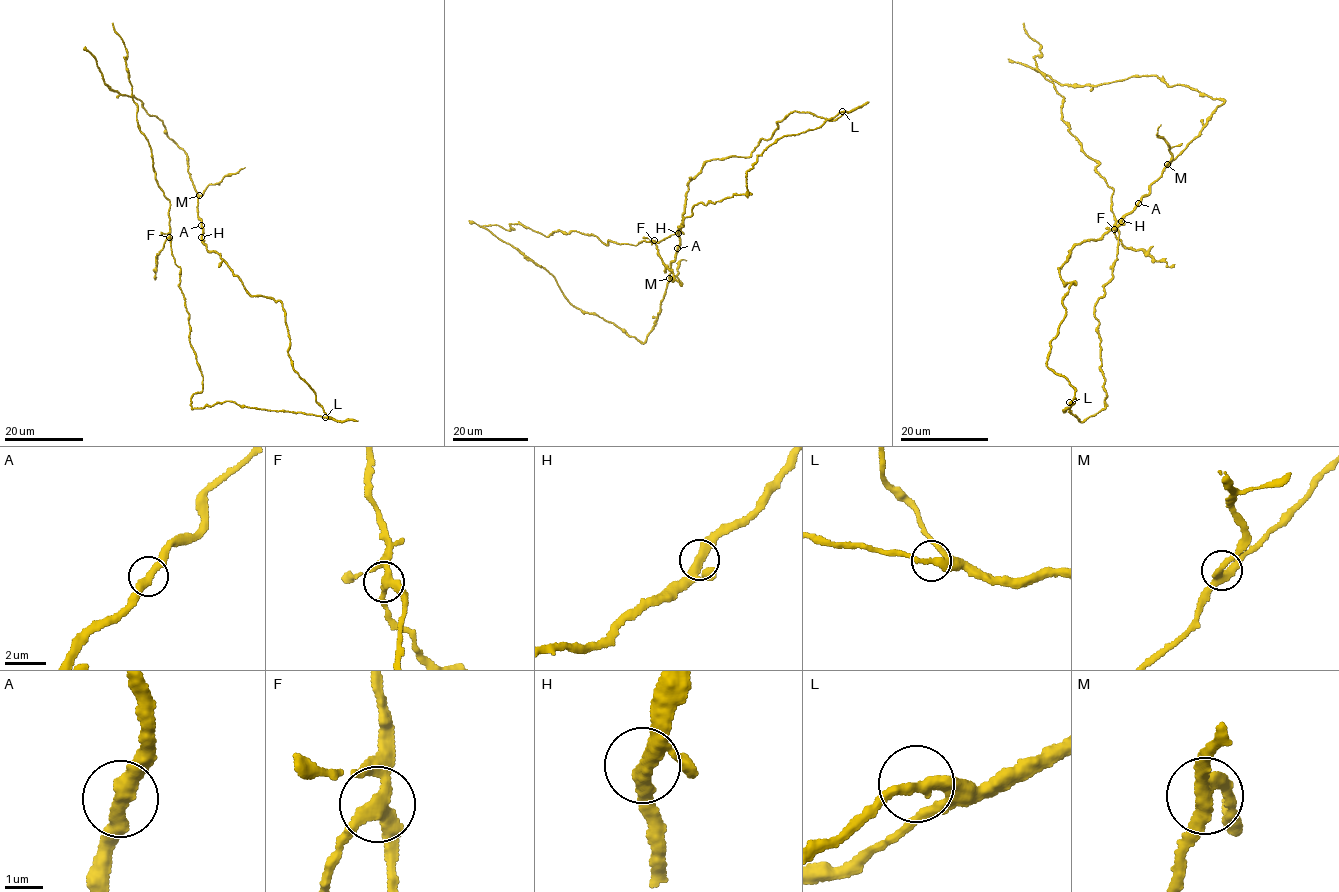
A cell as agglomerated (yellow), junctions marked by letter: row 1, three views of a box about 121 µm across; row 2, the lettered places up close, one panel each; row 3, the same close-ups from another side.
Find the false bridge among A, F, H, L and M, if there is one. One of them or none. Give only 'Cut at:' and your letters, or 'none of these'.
Cut at: F

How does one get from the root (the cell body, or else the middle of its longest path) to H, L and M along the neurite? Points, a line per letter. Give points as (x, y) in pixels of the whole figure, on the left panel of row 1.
H: (311, 390), (293, 369), (288, 355), (290, 338), (281, 302), (249, 293), (220, 254), (208, 252), (201, 237)
L: (311, 390), (325, 417)
M: (311, 390), (288, 355), (281, 302), (249, 293), (220, 254), (205, 247), (196, 208), (199, 195)

